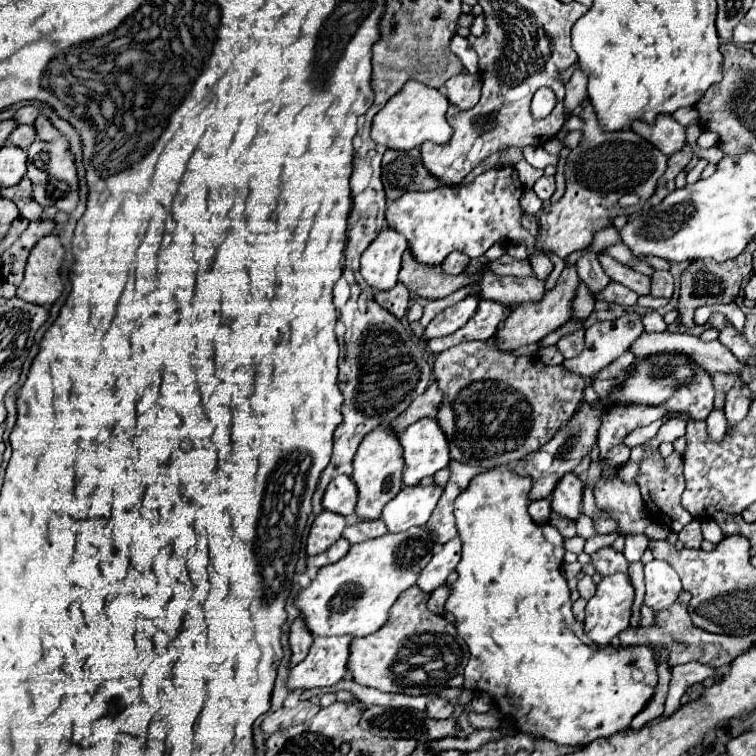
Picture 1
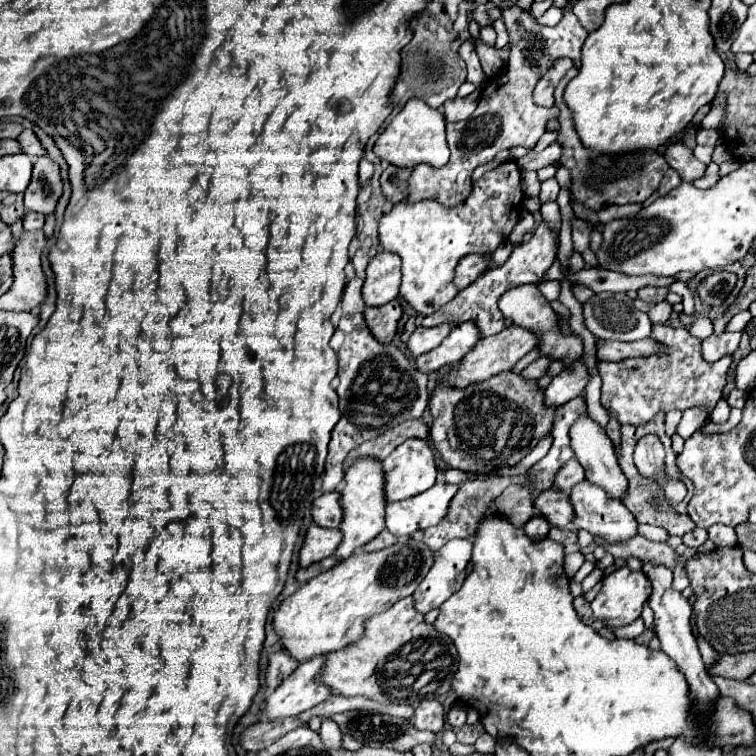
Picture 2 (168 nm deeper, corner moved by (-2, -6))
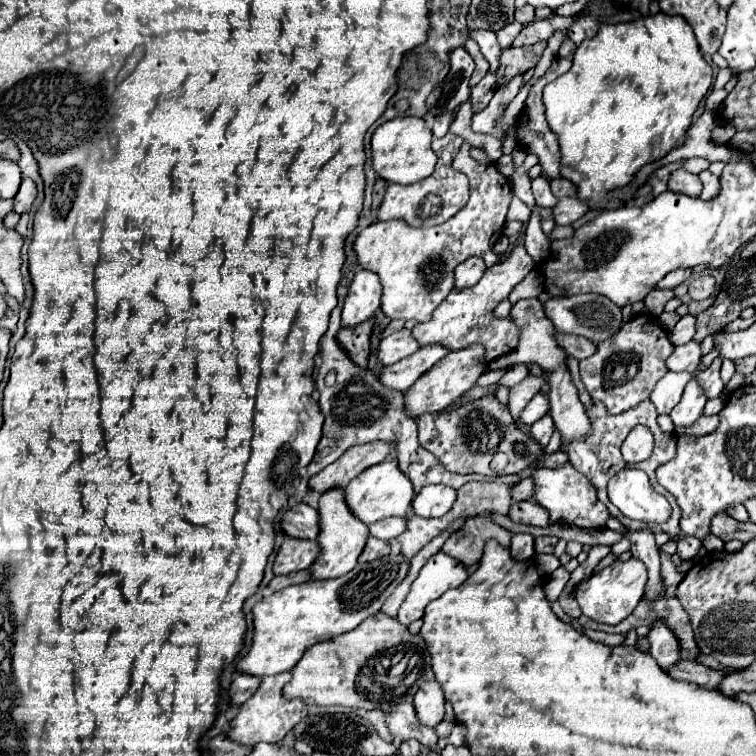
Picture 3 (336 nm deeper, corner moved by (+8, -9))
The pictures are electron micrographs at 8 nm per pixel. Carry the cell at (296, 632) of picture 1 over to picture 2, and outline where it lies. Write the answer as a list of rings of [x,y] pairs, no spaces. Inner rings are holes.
[[[283,647],[273,651],[269,655],[269,667],[267,667],[267,687],[279,687],[295,669],[299,667],[299,661],[295,661]]]

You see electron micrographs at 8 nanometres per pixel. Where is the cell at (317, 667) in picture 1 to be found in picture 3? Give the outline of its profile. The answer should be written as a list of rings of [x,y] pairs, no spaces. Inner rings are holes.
[[[283,672],[281,676],[265,676],[261,678],[261,684],[257,688],[257,692],[239,706],[237,716],[231,720],[231,728],[227,732],[227,738],[233,742],[239,742],[241,746],[255,746],[259,742],[269,742],[269,744],[277,744],[285,738],[285,734],[297,724],[297,720],[301,720],[303,714],[303,700],[285,700],[281,696],[281,688],[289,682],[291,672]]]

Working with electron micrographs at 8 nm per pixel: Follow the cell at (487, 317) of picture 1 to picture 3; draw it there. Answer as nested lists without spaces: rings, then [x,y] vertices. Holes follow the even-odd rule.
[[[439,344],[423,346],[413,356],[407,356],[407,358],[403,358],[403,360],[391,364],[391,366],[383,366],[381,372],[379,372],[379,380],[387,388],[393,388],[397,392],[405,392],[407,388],[413,386],[413,382],[421,374],[425,374],[445,354],[447,354],[447,350]]]

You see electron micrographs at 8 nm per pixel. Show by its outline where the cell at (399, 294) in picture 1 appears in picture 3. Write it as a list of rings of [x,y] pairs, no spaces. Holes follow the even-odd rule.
[[[367,320],[355,328],[341,328],[337,332],[337,342],[345,352],[349,352],[351,360],[359,368],[367,368],[367,358],[369,358],[369,336],[371,336],[373,320]]]

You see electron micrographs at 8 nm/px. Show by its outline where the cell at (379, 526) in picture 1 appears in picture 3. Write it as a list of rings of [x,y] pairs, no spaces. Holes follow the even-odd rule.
[[[369,538],[361,556],[359,556],[359,562],[371,562],[371,560],[377,560],[377,558],[383,558],[389,554],[389,544],[383,542],[383,540],[377,540],[377,538]]]

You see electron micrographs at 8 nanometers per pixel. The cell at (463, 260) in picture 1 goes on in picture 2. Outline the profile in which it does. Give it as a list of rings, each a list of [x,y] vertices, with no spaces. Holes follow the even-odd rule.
[[[467,255],[459,261],[457,269],[455,269],[455,287],[457,289],[465,289],[467,285],[471,285],[481,273],[485,273],[489,267],[487,257],[481,255]]]

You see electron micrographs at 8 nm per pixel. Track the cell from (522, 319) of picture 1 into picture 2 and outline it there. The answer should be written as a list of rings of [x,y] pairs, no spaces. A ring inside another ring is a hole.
[[[509,325],[507,329],[503,329],[497,335],[491,337],[483,337],[463,359],[461,365],[455,367],[455,371],[449,371],[445,375],[445,381],[449,385],[457,385],[457,387],[467,387],[475,381],[485,381],[501,371],[509,371],[515,367],[515,363],[525,357],[535,345],[539,343],[539,337],[535,337],[535,333],[527,333],[527,329],[519,329],[519,325]]]

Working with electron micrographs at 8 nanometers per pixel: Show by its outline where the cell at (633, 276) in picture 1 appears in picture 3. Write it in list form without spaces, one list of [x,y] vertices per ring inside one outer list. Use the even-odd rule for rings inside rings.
[[[655,288],[653,292],[647,294],[647,298],[643,300],[645,302],[645,308],[649,310],[651,316],[659,316],[665,308],[665,304],[673,298],[673,290],[659,290]]]

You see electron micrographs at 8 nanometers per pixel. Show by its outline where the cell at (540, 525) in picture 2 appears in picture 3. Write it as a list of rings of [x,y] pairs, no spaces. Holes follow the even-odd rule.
[[[515,534],[511,538],[511,548],[509,548],[513,560],[529,560],[533,558],[535,550],[533,550],[533,536],[531,534]]]

